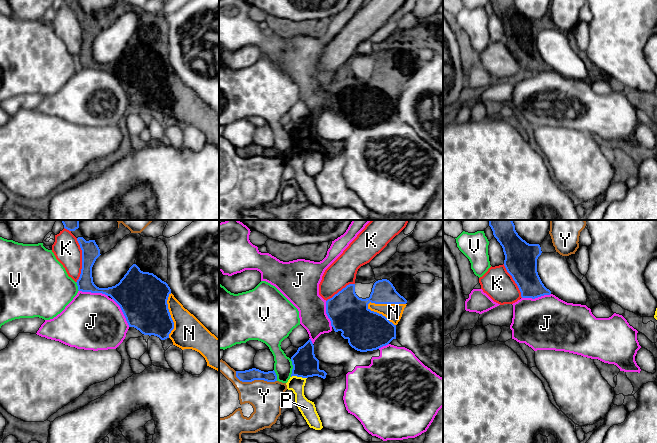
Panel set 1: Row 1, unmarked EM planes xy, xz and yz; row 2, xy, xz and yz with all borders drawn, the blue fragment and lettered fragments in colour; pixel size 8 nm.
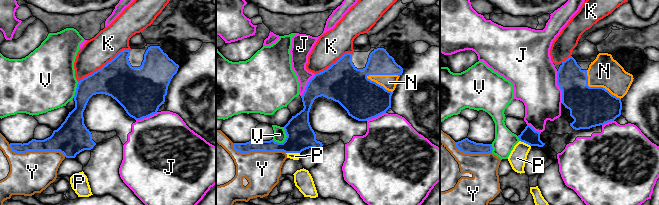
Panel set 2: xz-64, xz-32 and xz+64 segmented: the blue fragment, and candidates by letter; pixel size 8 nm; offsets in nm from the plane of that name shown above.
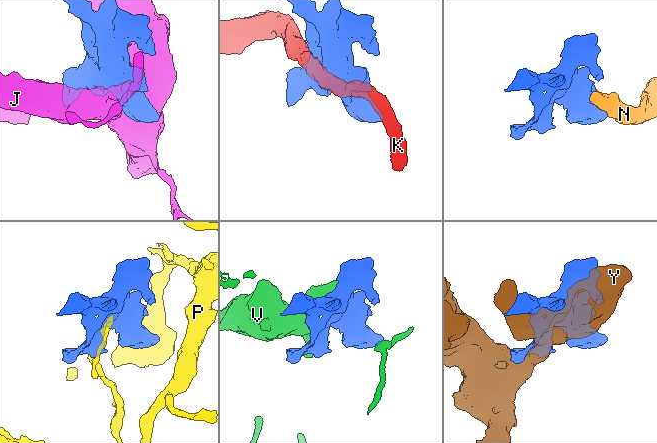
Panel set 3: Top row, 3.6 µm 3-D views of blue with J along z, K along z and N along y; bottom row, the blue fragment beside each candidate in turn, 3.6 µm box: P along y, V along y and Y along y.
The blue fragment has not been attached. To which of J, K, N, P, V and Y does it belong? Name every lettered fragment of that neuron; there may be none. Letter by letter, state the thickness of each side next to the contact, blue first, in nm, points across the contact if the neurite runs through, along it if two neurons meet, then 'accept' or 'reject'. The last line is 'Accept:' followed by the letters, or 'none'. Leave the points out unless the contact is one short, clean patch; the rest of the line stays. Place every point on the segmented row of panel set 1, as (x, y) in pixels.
J: 200 nm thick on the blue side, 460 nm on the other; reject
K: 140 nm thick on the blue side, 220 nm on the other; reject
N: 320 nm thick on the blue side, 140 nm on the other; accept
P: 200 nm thick on the blue side, 120 nm on the other; border along xz (291, 376), (306, 378); reject
V: 200 nm thick on the blue side, 150 nm on the other; reject
Y: 100 nm thick on the blue side, 260 nm on the other; reject
Accept: N

